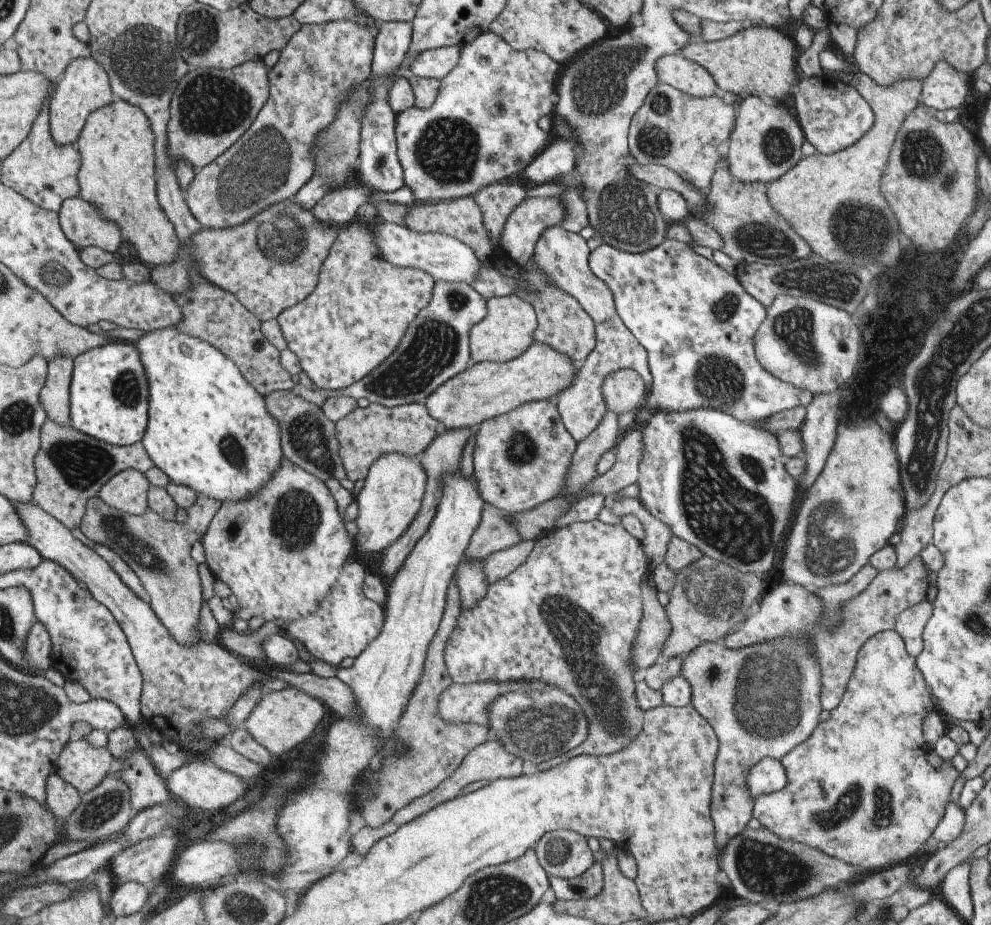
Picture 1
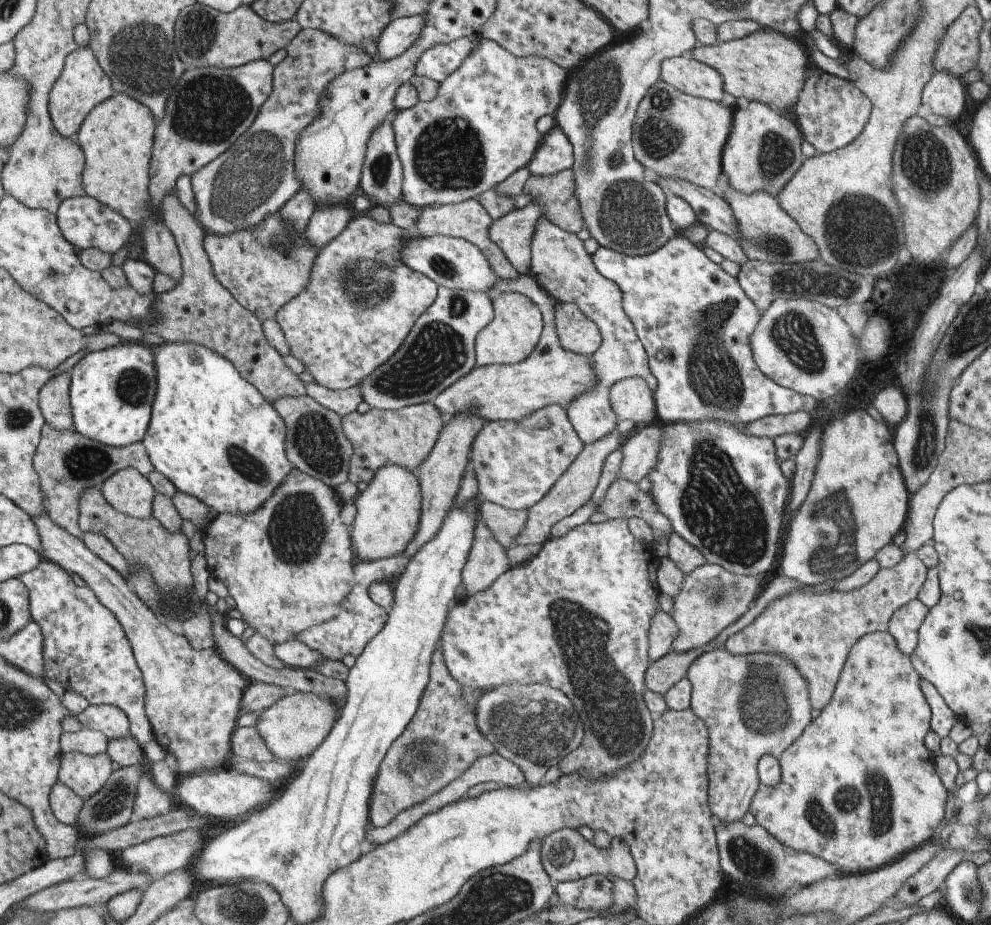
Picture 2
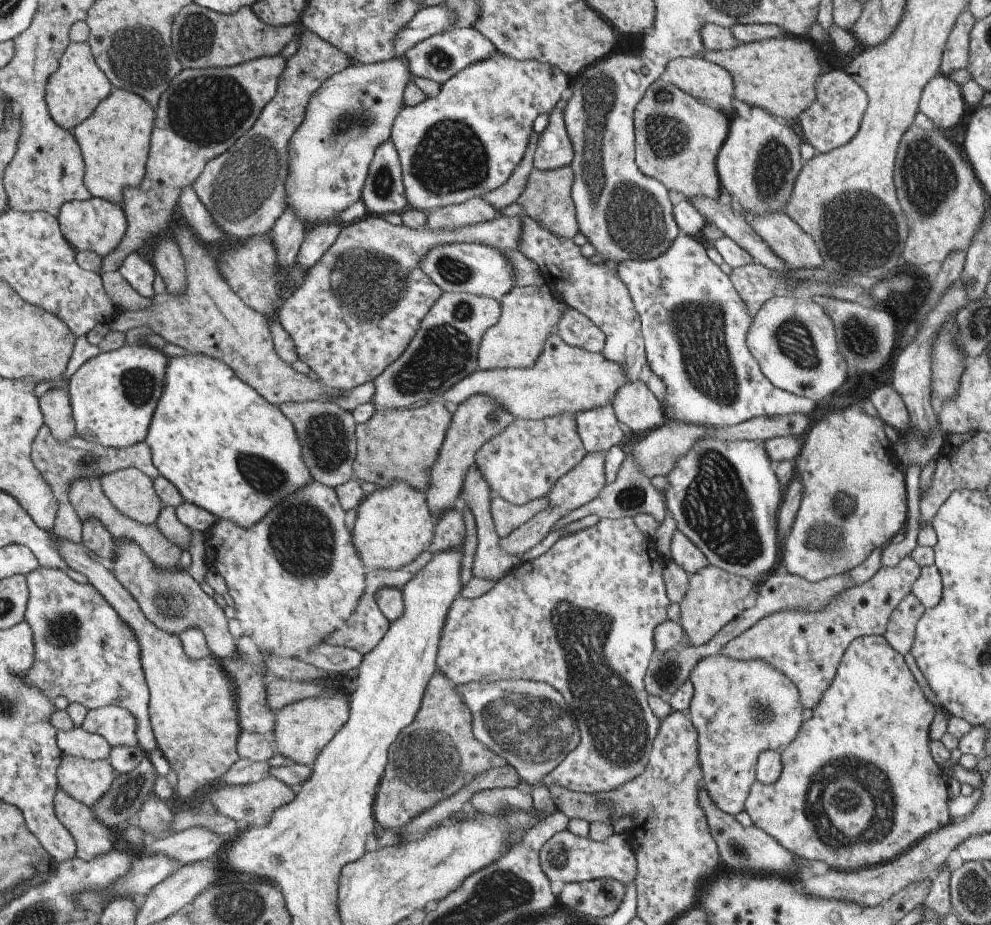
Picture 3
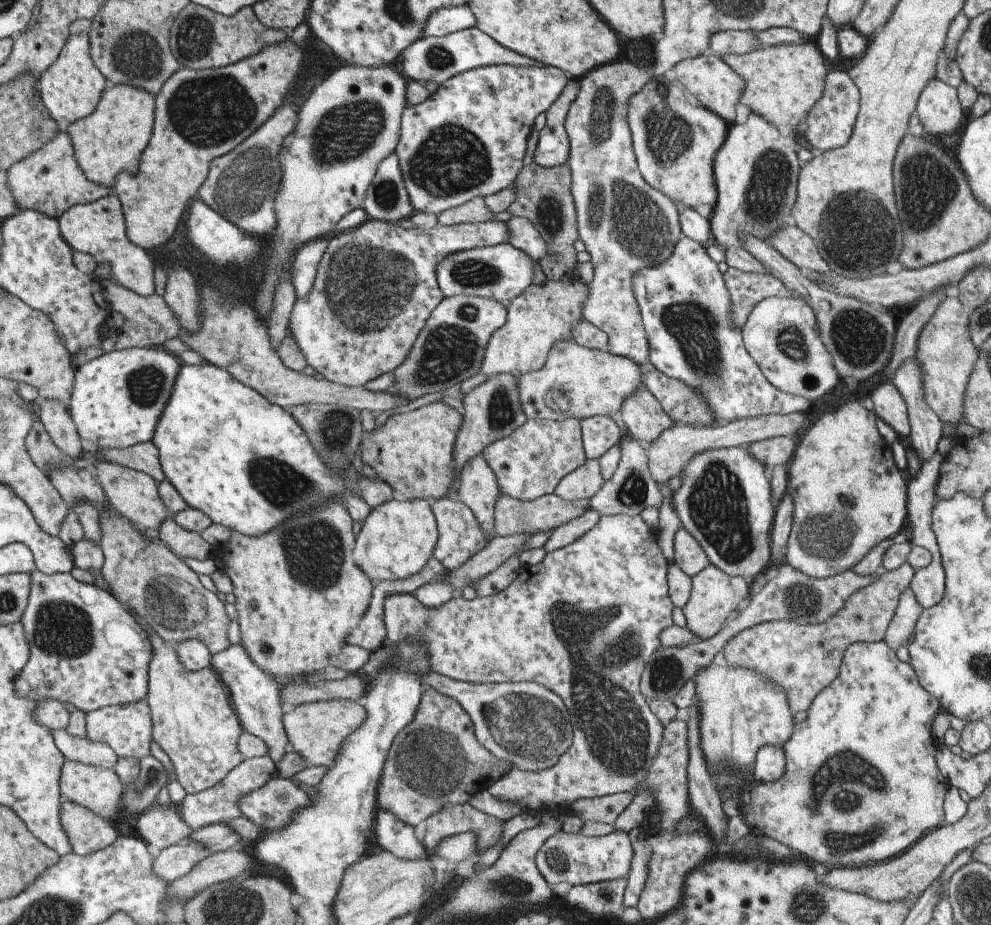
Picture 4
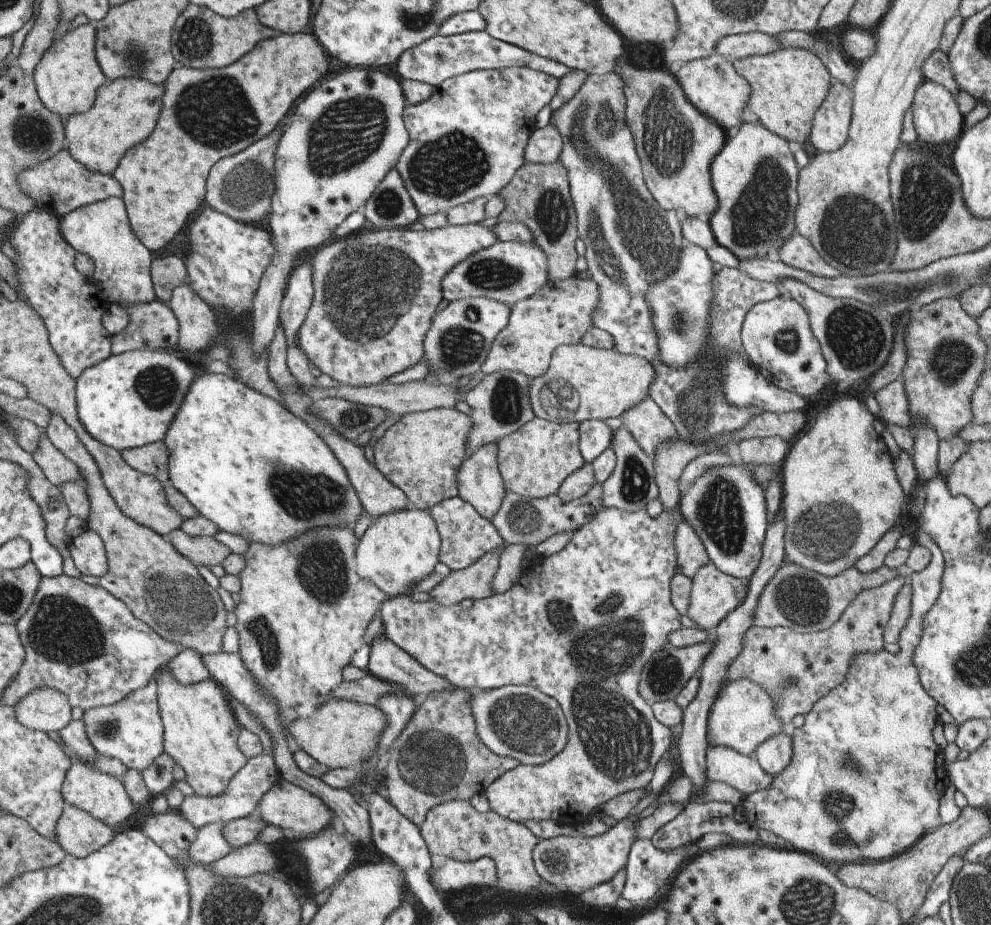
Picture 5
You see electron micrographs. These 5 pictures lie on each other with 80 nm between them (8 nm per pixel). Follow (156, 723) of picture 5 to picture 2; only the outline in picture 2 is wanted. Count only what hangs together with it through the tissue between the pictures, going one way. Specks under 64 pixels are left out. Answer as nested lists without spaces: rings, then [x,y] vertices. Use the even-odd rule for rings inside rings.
[[[88,705],[77,720],[86,729],[99,731],[108,740],[129,736],[129,723],[125,713],[113,705]]]

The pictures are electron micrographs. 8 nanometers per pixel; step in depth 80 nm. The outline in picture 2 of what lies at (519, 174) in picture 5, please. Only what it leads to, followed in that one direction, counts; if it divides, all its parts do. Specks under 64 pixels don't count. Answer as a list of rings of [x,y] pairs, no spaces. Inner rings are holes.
[[[571,169],[552,175],[529,174],[522,188],[535,205],[542,209],[542,216],[557,228],[568,233],[579,232],[584,226],[574,195],[574,176]]]

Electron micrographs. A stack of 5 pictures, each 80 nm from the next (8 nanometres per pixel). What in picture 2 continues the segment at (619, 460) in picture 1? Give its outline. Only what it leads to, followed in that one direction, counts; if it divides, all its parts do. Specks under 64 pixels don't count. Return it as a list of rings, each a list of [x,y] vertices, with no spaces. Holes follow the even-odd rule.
[[[651,423],[638,427],[638,432],[633,434],[621,448],[621,464],[618,473],[615,476],[627,479],[628,481],[639,481],[641,478],[649,474],[649,471],[655,466],[660,444],[662,443],[662,428],[659,423]]]

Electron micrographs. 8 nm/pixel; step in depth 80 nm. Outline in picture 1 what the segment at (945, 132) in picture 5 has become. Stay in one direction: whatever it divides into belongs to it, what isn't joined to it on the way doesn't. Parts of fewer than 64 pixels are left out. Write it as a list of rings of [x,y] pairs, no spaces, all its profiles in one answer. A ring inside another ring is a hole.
[[[937,61],[934,64],[933,70],[921,82],[920,103],[929,106],[929,108],[934,108],[936,111],[947,109],[959,110],[969,91],[968,77],[958,73],[945,61]]]

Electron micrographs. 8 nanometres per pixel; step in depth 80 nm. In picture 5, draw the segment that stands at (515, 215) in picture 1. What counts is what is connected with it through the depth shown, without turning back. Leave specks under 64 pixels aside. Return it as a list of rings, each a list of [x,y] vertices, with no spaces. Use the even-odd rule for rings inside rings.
[[[479,224],[448,225],[436,230],[413,232],[402,228],[369,227],[354,235],[331,240],[317,249],[311,260],[312,298],[303,324],[297,330],[296,345],[311,367],[343,385],[382,384],[389,376],[418,364],[423,358],[423,340],[431,316],[442,300],[441,278],[457,264],[497,241],[493,228]]]

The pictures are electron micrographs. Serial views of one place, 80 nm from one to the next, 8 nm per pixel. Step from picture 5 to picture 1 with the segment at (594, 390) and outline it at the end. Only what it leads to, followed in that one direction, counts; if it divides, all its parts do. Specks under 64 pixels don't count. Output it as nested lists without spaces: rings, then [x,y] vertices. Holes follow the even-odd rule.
[[[541,341],[531,343],[518,357],[513,360],[492,363],[483,361],[482,363],[469,364],[465,370],[459,374],[454,374],[441,386],[438,386],[424,402],[427,412],[448,428],[475,429],[479,423],[491,420],[496,416],[507,414],[513,409],[518,409],[521,405],[526,405],[532,401],[551,401],[562,389],[566,389],[574,379],[579,364],[575,364],[567,355],[554,351],[548,344]]]

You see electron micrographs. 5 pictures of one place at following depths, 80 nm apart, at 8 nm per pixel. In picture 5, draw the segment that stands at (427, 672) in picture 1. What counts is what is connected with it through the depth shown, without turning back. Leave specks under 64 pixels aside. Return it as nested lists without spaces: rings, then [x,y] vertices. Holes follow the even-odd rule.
[[[454,688],[453,691],[429,692],[390,747],[390,765],[382,770],[385,800],[417,827],[423,824],[427,812],[433,806],[453,800],[469,802],[476,793],[484,792],[501,774],[519,765],[517,760],[497,756],[481,744],[481,740],[477,738],[474,716],[471,716],[469,709],[469,698],[468,689]]]

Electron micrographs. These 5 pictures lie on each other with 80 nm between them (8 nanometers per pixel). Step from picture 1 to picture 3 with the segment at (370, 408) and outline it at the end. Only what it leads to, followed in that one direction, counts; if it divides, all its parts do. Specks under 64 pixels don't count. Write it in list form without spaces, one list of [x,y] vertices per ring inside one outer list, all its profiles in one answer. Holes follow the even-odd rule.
[[[439,402],[406,410],[376,409],[367,422],[354,426],[356,456],[352,462],[353,478],[382,487],[389,485],[392,481],[401,481],[416,491],[426,491],[430,487],[429,470],[437,460],[446,430],[452,421],[452,414],[451,410],[448,410],[446,406]]]

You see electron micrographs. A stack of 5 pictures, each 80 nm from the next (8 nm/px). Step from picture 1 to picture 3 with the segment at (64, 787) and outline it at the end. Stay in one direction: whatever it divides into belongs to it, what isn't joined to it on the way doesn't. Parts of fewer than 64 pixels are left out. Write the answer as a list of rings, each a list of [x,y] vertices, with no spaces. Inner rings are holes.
[[[59,788],[53,797],[53,806],[57,820],[60,820],[74,840],[77,858],[88,861],[108,853],[112,848],[115,829],[96,821],[89,807],[77,802]]]

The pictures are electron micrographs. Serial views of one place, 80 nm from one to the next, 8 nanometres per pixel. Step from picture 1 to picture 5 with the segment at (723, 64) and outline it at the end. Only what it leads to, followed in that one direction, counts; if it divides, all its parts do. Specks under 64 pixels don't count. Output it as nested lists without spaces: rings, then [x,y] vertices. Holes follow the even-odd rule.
[[[788,47],[769,54],[730,60],[730,63],[734,72],[749,84],[745,106],[757,116],[758,122],[789,143],[802,145],[809,136],[811,118],[823,102],[831,81],[819,56],[808,49]]]

